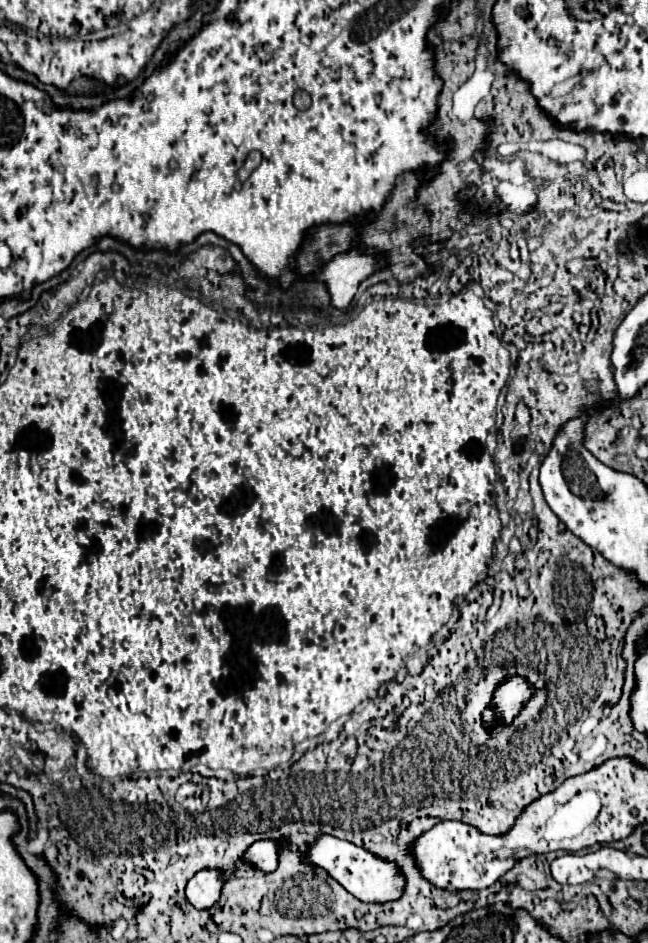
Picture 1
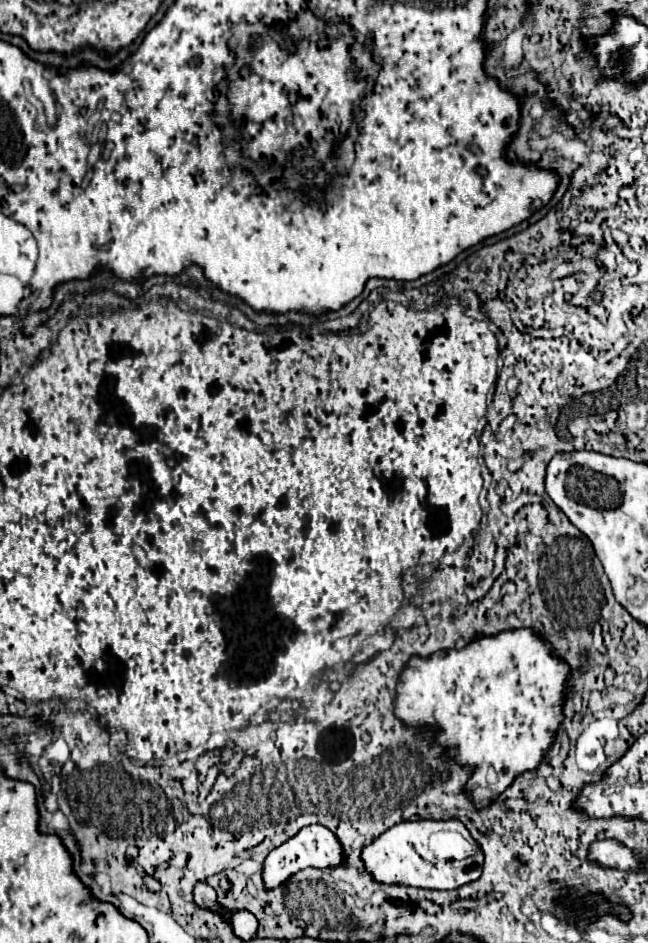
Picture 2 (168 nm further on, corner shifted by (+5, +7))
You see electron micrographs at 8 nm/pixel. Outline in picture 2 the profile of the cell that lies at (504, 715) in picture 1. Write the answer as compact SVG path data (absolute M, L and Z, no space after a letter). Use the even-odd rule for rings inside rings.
M517 629L517 631L507 631L507 633L499 633L497 637L483 637L479 641L473 641L469 645L465 645L463 649L455 649L455 651L437 651L433 653L429 659L419 659L413 657L409 661L409 665L403 669L399 685L397 685L397 703L395 703L395 715L405 723L405 725L433 725L437 731L437 743L445 749L447 757L457 757L457 761L465 763L465 765L473 765L475 767L475 775L469 779L467 783L467 791L471 793L471 799L477 807L489 805L491 801L495 801L499 797L501 791L505 791L511 781L515 779L515 775L535 769L541 763L543 753L551 747L553 739L555 739L555 731L563 719L561 715L561 705L563 705L563 683L569 675L569 667L563 661L557 661L551 657L549 653L549 643L541 637L537 637L531 629Z

